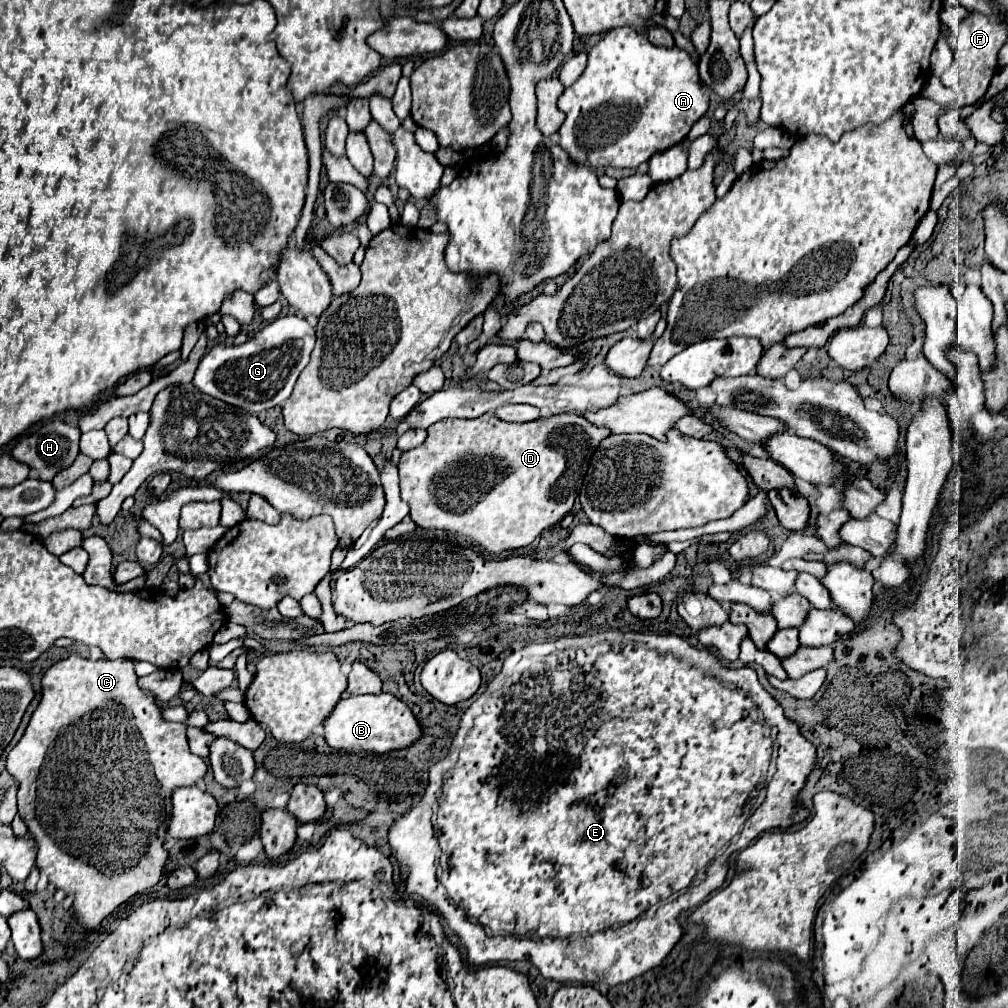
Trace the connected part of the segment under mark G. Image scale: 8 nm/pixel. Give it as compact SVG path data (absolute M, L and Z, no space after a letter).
M297 315L277 317L243 345L215 345L199 363L193 385L203 393L251 413L281 405L293 391L315 347L315 329Z

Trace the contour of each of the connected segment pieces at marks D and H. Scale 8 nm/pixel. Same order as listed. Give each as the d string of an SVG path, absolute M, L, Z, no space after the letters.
M491 413L477 419L437 421L427 429L423 445L401 455L401 499L411 507L411 519L423 529L443 529L469 537L493 555L527 547L543 529L557 525L571 513L593 451L609 435L609 429L589 423L579 413L551 415L529 423L507 423Z
M45 421L41 423L35 431L31 431L29 435L25 435L15 447L13 447L13 457L21 463L27 463L31 469L39 471L39 477L45 481L51 481L59 471L71 467L77 459L79 451L79 435L81 431L77 427L67 425L65 421Z

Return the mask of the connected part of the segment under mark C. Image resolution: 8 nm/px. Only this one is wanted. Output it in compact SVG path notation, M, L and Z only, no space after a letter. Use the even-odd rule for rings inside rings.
M69 655L43 675L41 703L33 711L25 735L9 751L7 771L19 787L19 815L37 843L35 867L49 873L49 883L57 891L73 897L71 911L77 923L83 929L95 929L121 903L165 877L169 851L163 845L173 817L171 795L179 787L193 787L209 767L203 757L189 751L187 725L165 721L159 699L139 687L133 659L91 661ZM63 839L75 841L59 843Z

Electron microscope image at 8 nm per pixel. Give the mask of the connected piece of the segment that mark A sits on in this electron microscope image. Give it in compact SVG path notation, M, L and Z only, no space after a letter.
M629 27L613 29L601 37L601 41L589 51L589 61L581 77L563 91L559 97L559 109L565 111L567 119L559 129L561 147L579 165L593 165L597 169L605 167L639 167L649 161L655 153L665 151L681 143L691 125L705 115L709 107L709 89L699 85L697 65L691 57L673 47L661 49L649 43L645 35Z

